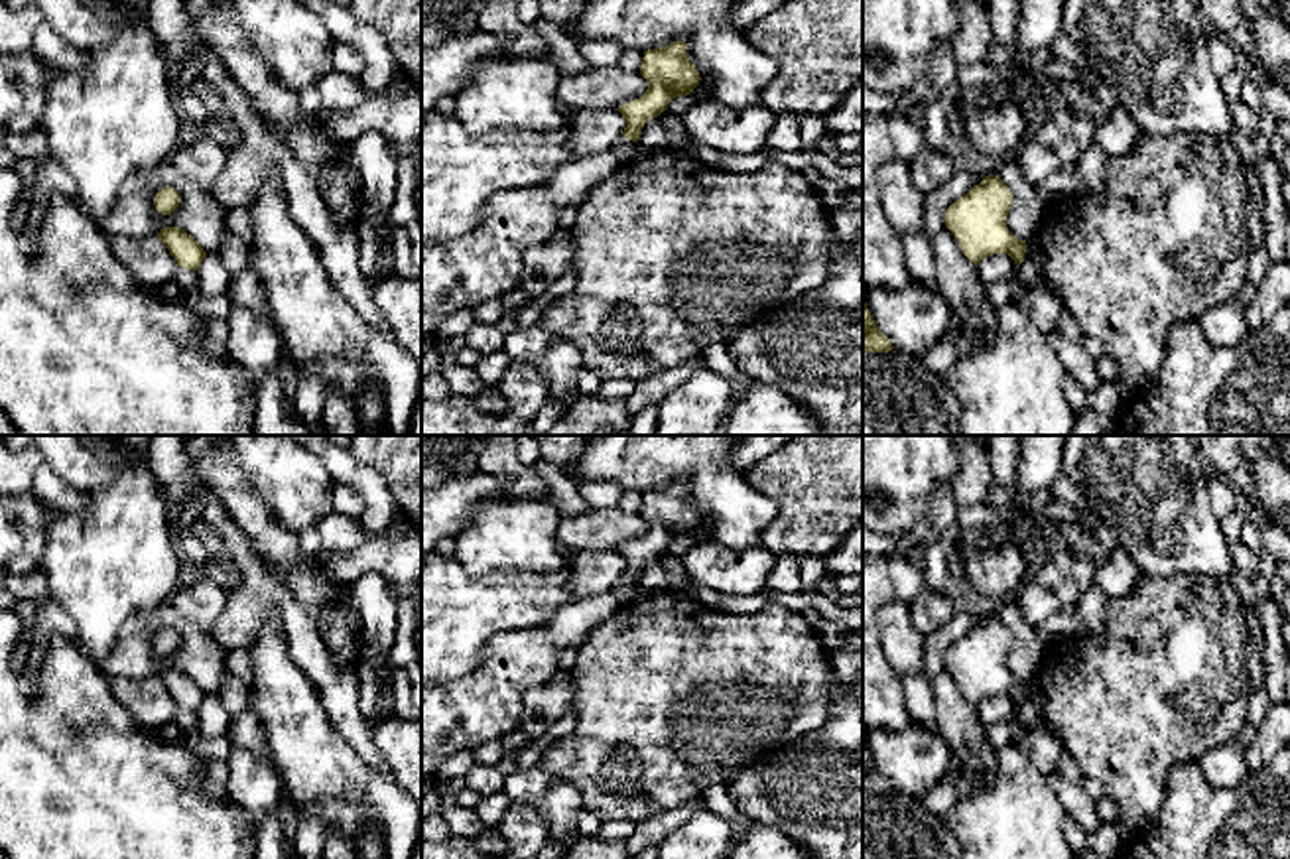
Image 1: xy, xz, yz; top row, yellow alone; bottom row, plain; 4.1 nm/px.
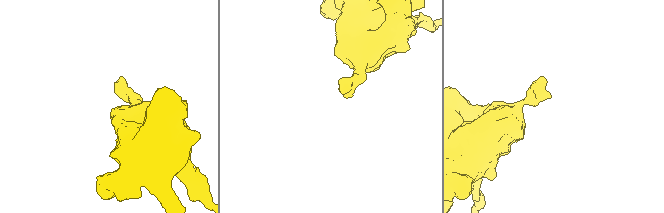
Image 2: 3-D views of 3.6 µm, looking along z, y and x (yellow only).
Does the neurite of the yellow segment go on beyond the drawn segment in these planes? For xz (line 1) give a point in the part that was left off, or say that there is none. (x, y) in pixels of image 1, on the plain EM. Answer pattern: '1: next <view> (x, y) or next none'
1: next none

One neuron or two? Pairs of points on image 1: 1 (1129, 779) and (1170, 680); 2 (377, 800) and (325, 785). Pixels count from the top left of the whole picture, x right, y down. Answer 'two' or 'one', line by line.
1: one
2: one

